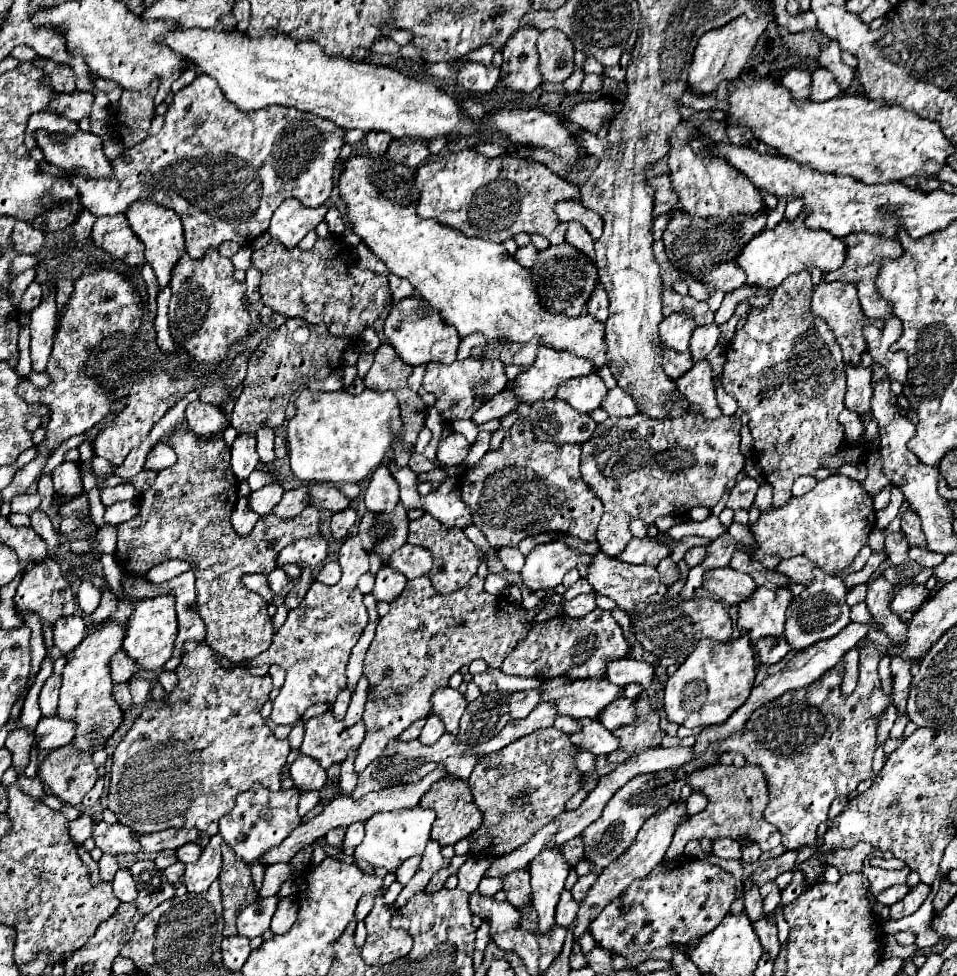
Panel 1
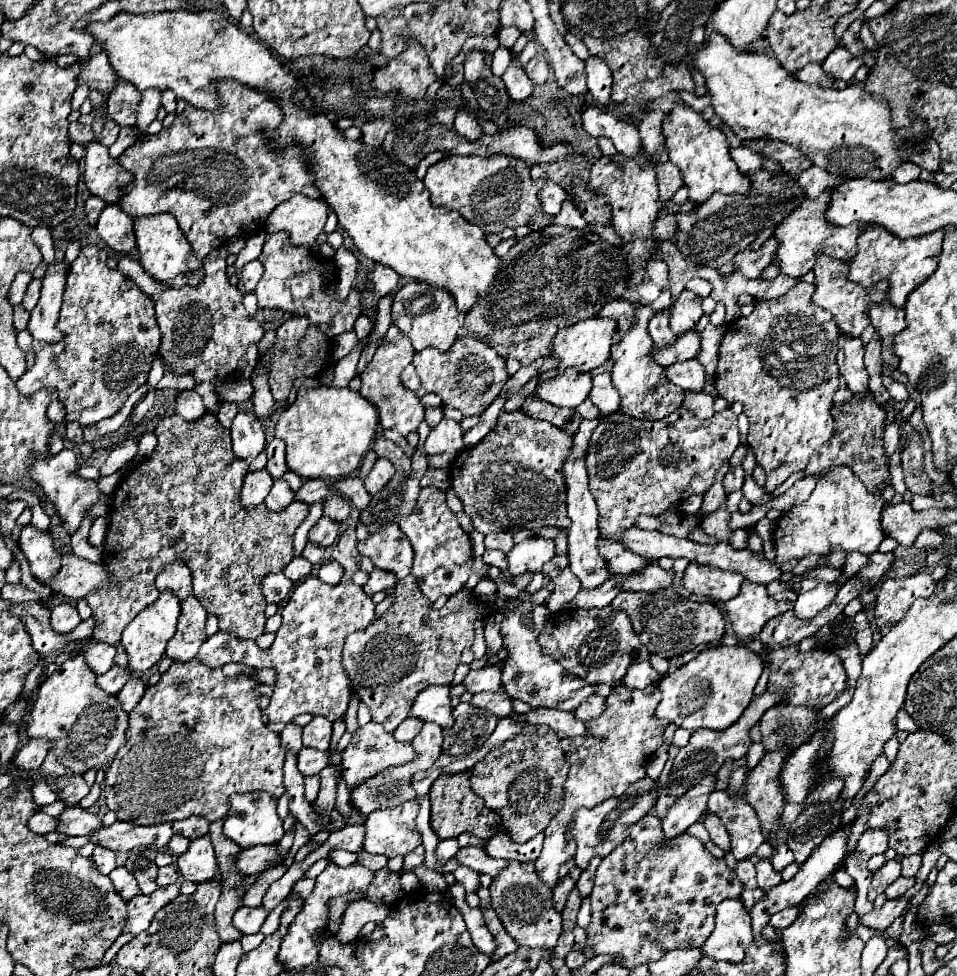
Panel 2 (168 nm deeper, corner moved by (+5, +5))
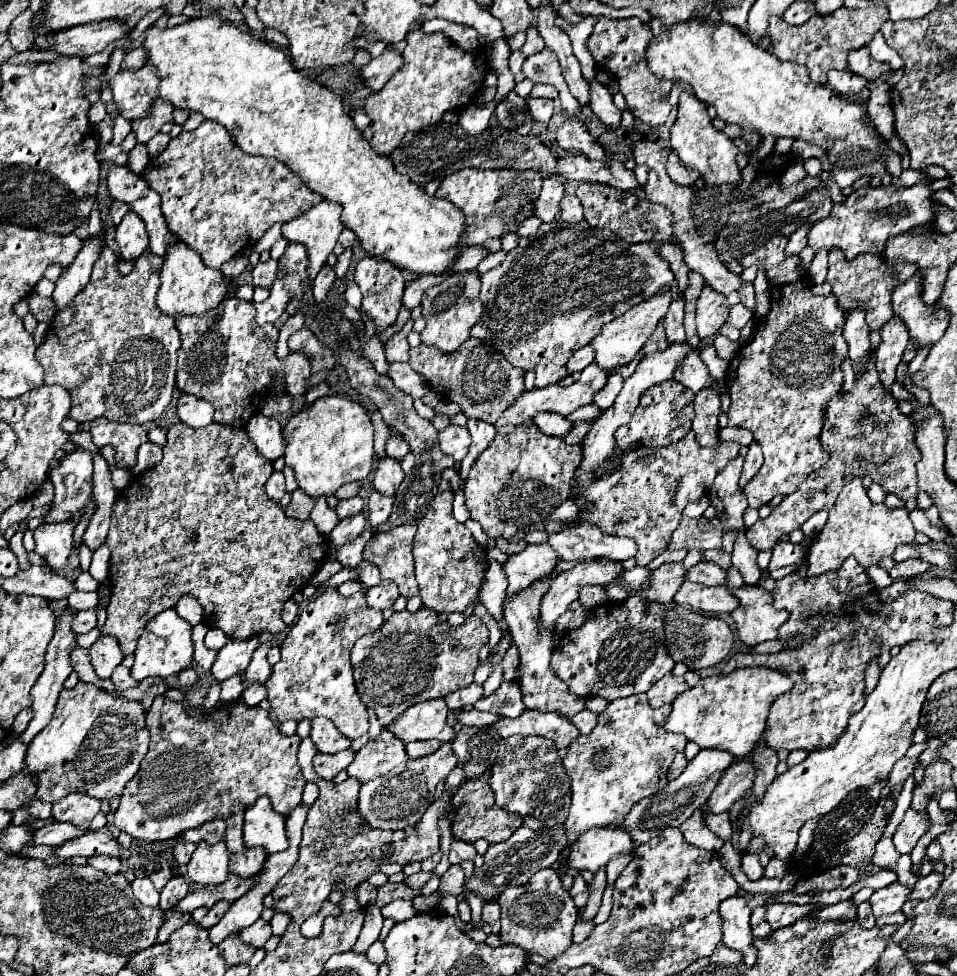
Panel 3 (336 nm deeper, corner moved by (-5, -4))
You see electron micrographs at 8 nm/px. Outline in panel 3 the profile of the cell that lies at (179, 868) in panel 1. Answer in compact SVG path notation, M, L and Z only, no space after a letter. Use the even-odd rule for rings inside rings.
M173 876L171 882L167 882L167 886L161 890L161 902L159 906L163 910L171 910L173 906L179 904L179 900L183 900L189 892L189 882L183 876Z

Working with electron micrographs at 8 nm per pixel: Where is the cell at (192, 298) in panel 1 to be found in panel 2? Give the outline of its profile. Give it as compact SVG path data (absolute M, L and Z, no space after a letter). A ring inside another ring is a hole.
M225 247L213 249L213 251L203 259L203 273L205 273L205 277L201 279L201 283L195 285L195 287L193 287L193 285L187 285L187 287L183 287L183 289L179 289L179 291L167 287L167 285L163 285L161 281L157 281L157 279L153 279L153 277L149 277L149 275L141 269L139 261L135 261L135 259L131 259L131 257L121 257L121 259L115 263L115 267L117 267L119 271L123 271L127 277L131 277L131 279L137 283L137 287L139 287L141 291L145 291L149 297L153 297L153 301L155 301L157 325L159 325L159 329L161 329L159 353L161 353L161 357L165 359L165 363L167 363L171 369L175 369L177 373L193 373L193 375L195 375L195 381L197 381L195 391L203 397L203 403L205 403L205 407L207 407L209 411L213 411L213 409L219 405L217 395L215 395L215 391L213 391L213 385L215 385L213 381L215 381L215 379L233 379L233 377L235 377L237 361L239 361L239 357L245 353L247 345L249 345L249 343L257 343L257 341L261 341L261 337L263 337L261 325L259 325L255 319L249 319L249 315L247 315L247 311L245 311L245 307L243 307L243 293L241 293L237 287L233 287L233 285L229 283L229 279L227 279L227 273L225 273L225 269L227 269L225 259L227 259L227 249L225 249Z

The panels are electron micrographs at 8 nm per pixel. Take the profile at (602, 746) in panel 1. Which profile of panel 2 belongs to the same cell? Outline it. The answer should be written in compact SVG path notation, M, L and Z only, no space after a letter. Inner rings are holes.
M539 707L539 709L531 709L525 715L511 713L511 717L525 717L525 721L535 723L535 725L549 725L561 739L565 739L565 737L573 739L573 737L579 737L579 735L589 735L585 723L579 721L573 713L567 713L567 711Z

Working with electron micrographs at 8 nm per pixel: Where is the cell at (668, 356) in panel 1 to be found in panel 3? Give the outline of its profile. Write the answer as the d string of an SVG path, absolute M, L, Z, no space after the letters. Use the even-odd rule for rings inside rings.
M677 294L669 306L669 312L663 320L665 332L667 332L667 342L669 344L681 344L685 342L685 330L683 330L683 308L685 308L685 298Z

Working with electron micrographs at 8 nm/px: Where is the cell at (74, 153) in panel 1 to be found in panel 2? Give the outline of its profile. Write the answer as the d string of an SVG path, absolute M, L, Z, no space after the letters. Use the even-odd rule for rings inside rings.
M89 141L85 147L85 185L91 195L101 197L107 203L115 203L119 199L119 191L123 185L131 181L131 173L127 173L117 159L111 159L109 149L99 141Z

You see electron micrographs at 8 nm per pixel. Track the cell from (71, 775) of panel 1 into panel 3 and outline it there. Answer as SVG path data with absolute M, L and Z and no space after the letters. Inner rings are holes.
M75 792L53 804L53 816L57 822L69 822L81 830L89 830L91 820L101 808L101 800L91 798L87 794Z

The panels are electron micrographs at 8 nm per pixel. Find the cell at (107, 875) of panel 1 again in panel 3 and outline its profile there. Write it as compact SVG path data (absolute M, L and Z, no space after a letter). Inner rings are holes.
M91 856L89 864L105 874L117 874L121 868L121 860L115 856Z

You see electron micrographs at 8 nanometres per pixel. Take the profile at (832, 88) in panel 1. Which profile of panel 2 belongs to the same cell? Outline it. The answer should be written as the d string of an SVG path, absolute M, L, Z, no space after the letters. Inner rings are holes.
M839 45L837 49L833 49L833 51L827 55L827 59L821 63L823 71L825 71L829 77L833 77L837 83L853 79L855 71L857 71L861 65L863 65L863 61L857 59L857 57L853 57L851 53L847 53L841 45Z

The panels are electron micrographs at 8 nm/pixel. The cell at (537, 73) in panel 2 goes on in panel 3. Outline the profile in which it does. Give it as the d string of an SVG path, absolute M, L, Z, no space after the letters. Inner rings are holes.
M535 84L535 88L531 90L531 98L557 98L557 90L555 86L549 84Z

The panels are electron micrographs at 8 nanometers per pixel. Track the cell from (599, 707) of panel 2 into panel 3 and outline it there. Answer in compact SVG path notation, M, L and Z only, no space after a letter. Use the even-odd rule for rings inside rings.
M581 710L579 714L575 714L575 718L571 718L571 722L579 728L581 734L589 734L597 724L597 716L589 710Z

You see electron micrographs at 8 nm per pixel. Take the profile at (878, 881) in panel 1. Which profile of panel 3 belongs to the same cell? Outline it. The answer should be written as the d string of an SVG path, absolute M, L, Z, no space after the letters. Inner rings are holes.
M899 882L877 890L877 892L871 896L871 900L869 900L875 918L879 918L879 916L883 916L883 914L899 912L901 906L905 904L909 892L911 892L911 890L909 890L907 886L901 886Z

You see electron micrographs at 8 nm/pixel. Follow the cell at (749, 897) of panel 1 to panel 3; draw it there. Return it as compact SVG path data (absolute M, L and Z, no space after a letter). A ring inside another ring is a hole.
M761 850L743 854L743 872L745 872L751 880L759 880L759 878L763 876L763 872L765 872L763 866L761 866L761 862L759 862L759 852L761 852Z

